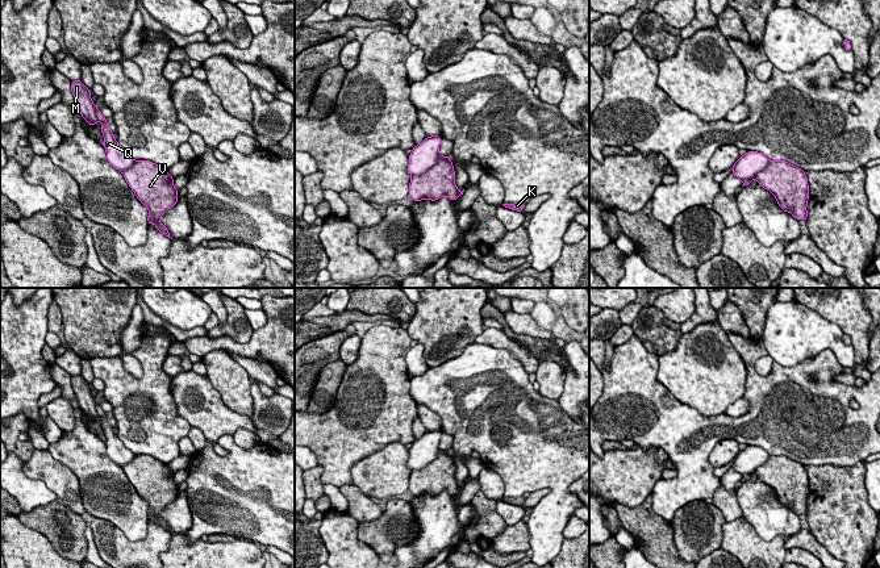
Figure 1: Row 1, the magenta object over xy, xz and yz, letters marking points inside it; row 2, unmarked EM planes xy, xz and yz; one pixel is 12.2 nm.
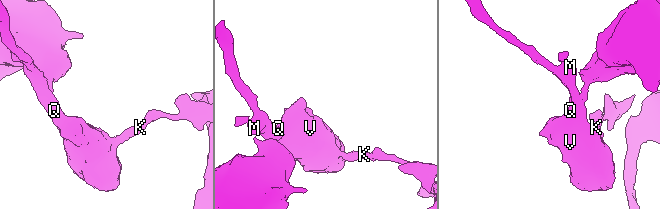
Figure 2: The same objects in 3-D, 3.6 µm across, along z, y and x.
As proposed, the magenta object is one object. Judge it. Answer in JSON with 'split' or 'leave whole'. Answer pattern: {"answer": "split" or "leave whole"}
{"answer": "split"}

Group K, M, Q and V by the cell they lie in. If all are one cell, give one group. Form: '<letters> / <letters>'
K M V / Q

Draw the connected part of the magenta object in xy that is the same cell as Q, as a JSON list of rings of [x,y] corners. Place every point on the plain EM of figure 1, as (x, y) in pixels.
[[[99,402],[96,404],[97,415],[103,418],[101,427],[104,431],[104,442],[107,447],[108,456],[118,465],[130,463],[135,454],[128,450],[121,439],[114,434],[113,426],[108,422],[107,413],[101,409]]]

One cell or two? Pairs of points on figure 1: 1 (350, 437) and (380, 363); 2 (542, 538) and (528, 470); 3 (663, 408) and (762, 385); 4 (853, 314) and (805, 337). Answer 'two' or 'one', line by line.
1: one
2: one
3: one
4: two

